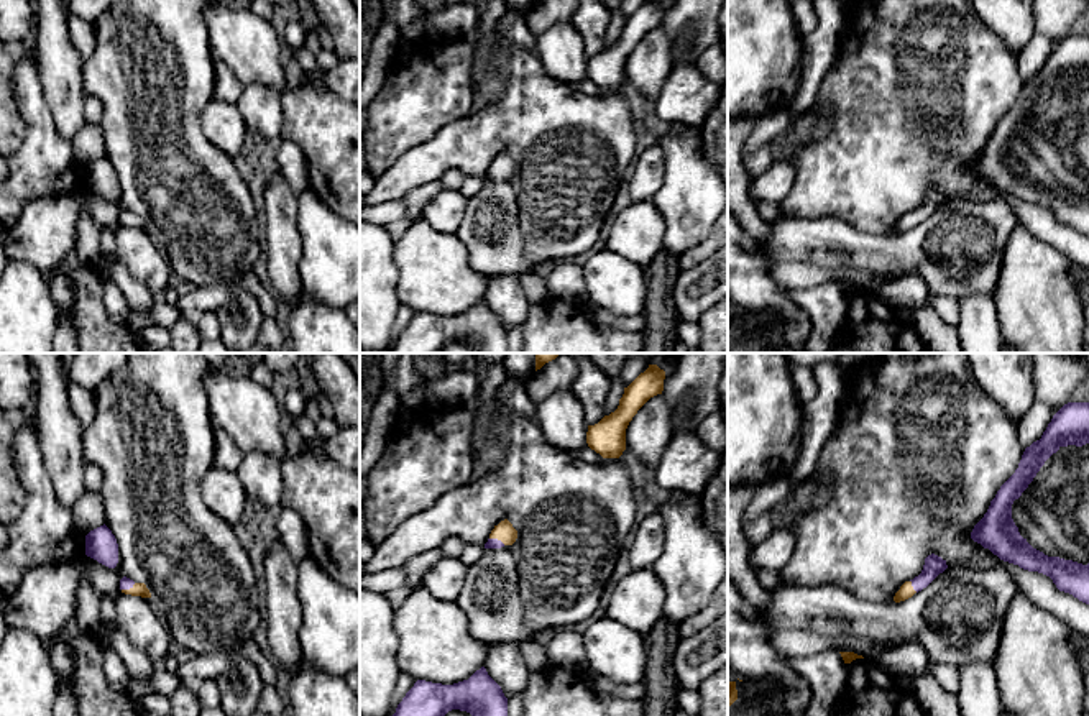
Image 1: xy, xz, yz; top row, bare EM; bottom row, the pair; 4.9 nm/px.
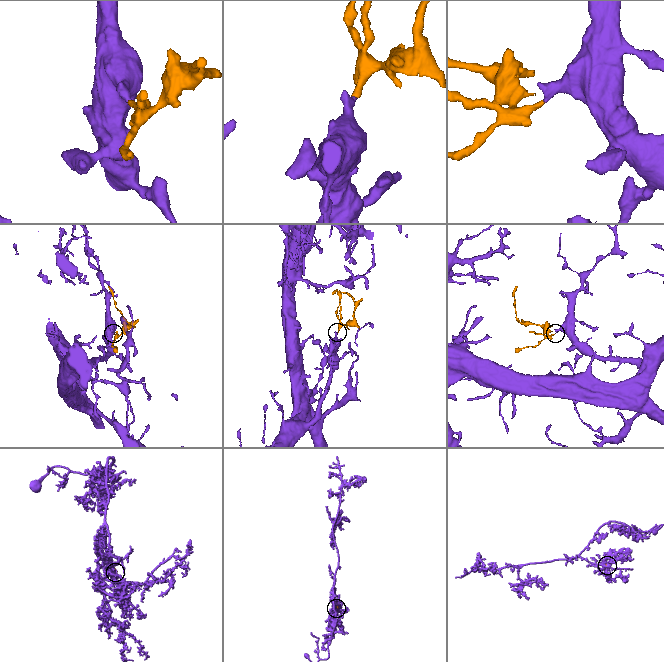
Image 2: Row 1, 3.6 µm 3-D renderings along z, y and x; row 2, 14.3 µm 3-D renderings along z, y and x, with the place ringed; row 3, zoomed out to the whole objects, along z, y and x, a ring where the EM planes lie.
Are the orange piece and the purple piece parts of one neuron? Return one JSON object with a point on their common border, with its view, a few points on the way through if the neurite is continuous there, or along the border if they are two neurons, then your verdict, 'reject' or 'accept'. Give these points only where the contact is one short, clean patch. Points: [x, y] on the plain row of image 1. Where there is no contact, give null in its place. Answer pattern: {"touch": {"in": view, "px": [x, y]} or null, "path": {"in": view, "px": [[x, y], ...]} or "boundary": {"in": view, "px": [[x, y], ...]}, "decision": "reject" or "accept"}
{"touch": {"in": "yz", "px": [912, 219]}, "path": {"in": "yz", "px": [[905, 224], [912, 219], [933, 197]]}, "decision": "accept"}

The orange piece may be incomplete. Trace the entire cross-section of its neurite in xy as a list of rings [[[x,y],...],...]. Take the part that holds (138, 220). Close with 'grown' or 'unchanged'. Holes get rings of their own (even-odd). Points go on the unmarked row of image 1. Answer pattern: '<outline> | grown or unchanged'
[[[123,209],[120,212],[120,222],[125,227],[151,230],[151,225],[149,225],[149,222],[146,220],[145,215],[135,215],[133,212],[130,212],[126,209]]] | grown

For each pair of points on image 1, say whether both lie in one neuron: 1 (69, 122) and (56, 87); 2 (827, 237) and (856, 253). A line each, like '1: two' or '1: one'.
1: one
2: one

